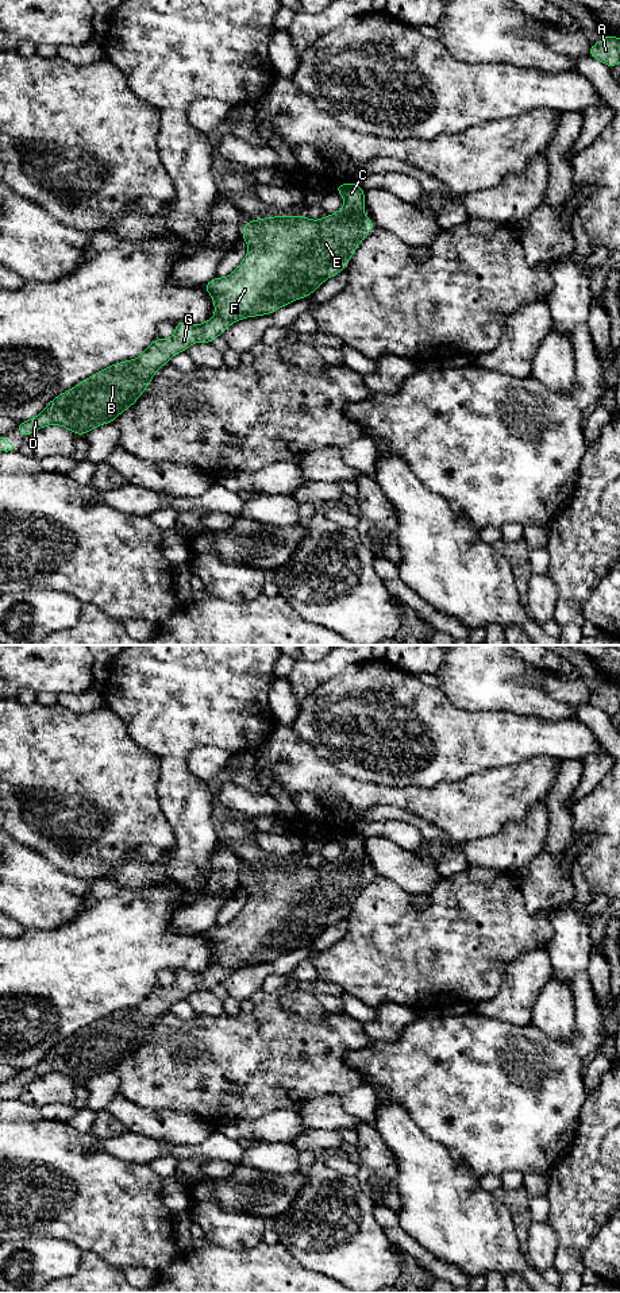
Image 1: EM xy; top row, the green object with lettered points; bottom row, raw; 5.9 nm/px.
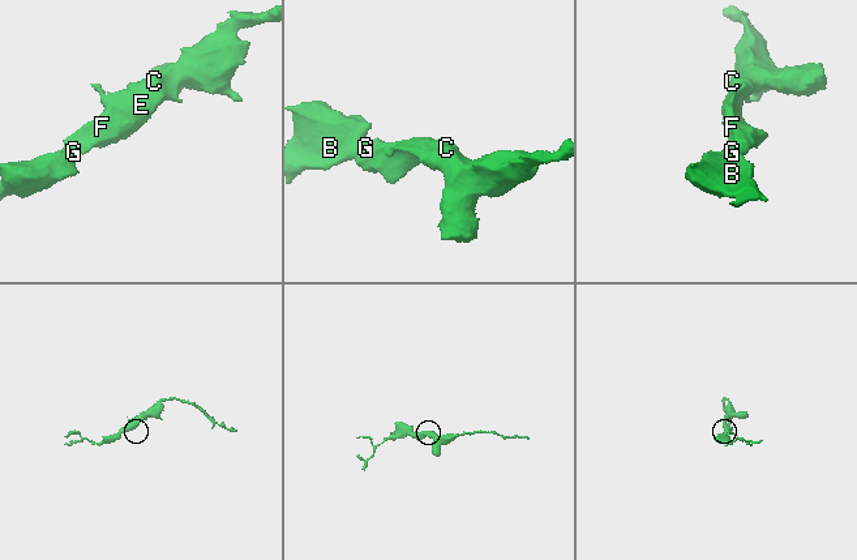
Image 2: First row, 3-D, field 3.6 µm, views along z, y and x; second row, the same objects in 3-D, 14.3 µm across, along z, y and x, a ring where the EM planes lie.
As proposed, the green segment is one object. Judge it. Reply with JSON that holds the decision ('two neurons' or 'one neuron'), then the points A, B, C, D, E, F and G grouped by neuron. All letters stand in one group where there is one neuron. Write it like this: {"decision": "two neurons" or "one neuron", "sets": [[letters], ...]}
{"decision": "one neuron", "sets": [["A", "B", "C", "D", "E", "F", "G"]]}

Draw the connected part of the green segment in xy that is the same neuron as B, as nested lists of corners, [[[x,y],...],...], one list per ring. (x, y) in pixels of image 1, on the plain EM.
[[[340,830],[335,840],[344,846],[344,852],[338,860],[323,866],[312,868],[304,862],[272,864],[244,871],[242,887],[249,893],[246,904],[228,925],[215,925],[204,933],[215,954],[215,962],[209,968],[199,973],[188,969],[176,970],[170,987],[158,985],[136,1007],[118,1010],[61,1041],[36,1065],[19,1070],[19,1081],[27,1085],[41,1076],[61,1073],[76,1084],[84,1084],[100,1073],[113,1070],[139,1047],[154,1022],[170,1011],[174,1003],[186,999],[195,991],[212,991],[239,968],[272,962],[294,947],[305,946],[328,926],[344,918],[358,893],[376,873],[371,865],[363,862],[365,838],[357,830]]]

